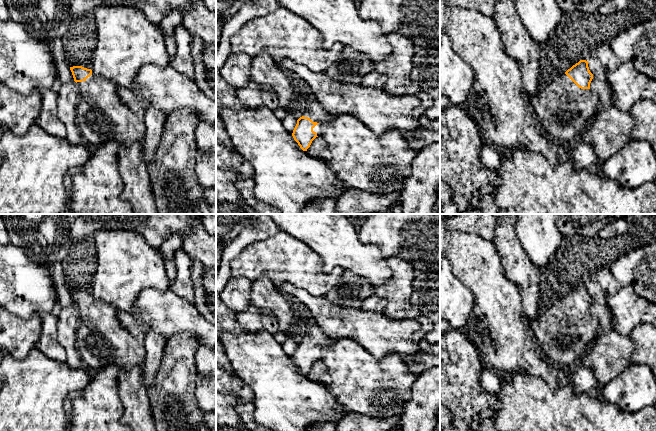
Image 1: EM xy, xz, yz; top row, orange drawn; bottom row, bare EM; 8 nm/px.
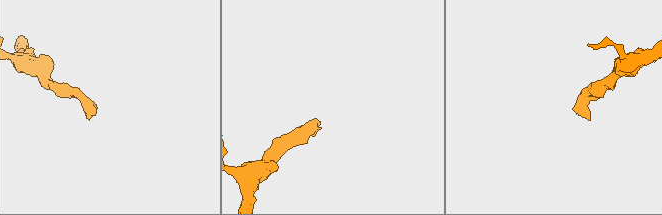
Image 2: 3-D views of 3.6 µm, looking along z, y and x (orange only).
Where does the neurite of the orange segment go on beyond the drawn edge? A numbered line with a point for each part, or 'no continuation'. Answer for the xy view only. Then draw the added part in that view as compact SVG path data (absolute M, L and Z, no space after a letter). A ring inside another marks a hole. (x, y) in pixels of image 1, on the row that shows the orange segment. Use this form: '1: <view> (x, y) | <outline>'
1: xy (101, 116) | M92 71L90 77L76 84L76 122L88 146L95 149L111 141L125 146L143 145L144 110L128 108L120 99L114 82Z

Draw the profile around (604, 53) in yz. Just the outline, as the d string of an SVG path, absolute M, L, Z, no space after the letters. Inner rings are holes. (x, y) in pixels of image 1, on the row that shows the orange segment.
M599 45L593 53L593 59L588 63L589 70L593 74L590 89L598 97L596 112L614 106L612 91L607 82L607 71L615 70L619 64L611 46L607 45Z

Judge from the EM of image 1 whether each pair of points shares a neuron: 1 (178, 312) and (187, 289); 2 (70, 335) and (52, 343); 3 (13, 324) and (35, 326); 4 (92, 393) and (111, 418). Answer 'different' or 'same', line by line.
1: different
2: different
3: same
4: same

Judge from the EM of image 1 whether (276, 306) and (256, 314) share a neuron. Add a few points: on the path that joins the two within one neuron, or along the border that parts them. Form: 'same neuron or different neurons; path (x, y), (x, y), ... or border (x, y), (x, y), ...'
different neurons; border (251, 304), (268, 308), (280, 330)

